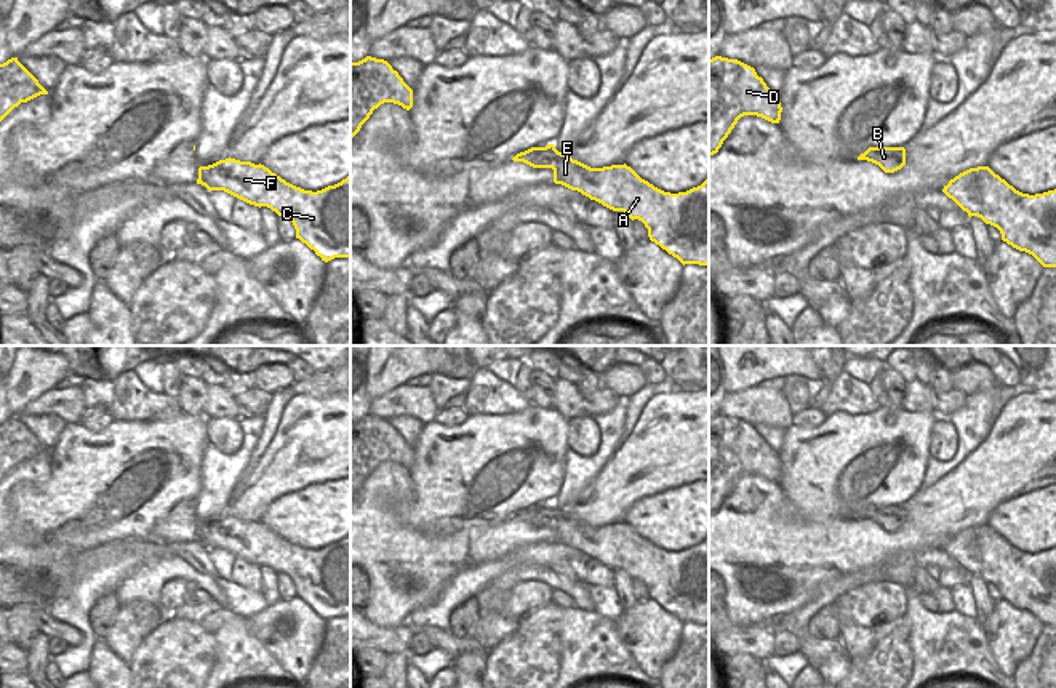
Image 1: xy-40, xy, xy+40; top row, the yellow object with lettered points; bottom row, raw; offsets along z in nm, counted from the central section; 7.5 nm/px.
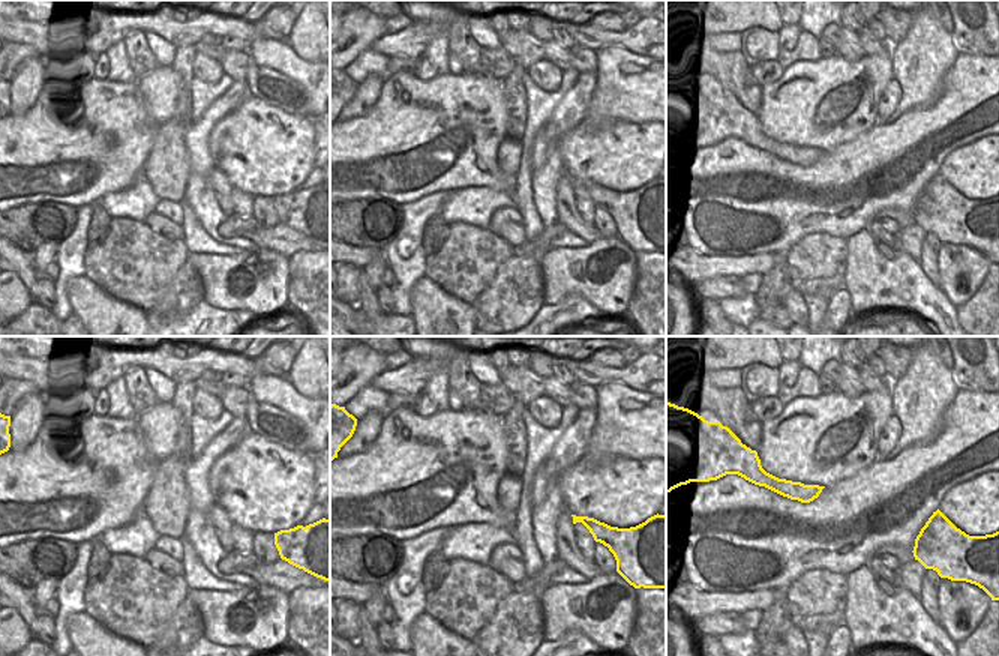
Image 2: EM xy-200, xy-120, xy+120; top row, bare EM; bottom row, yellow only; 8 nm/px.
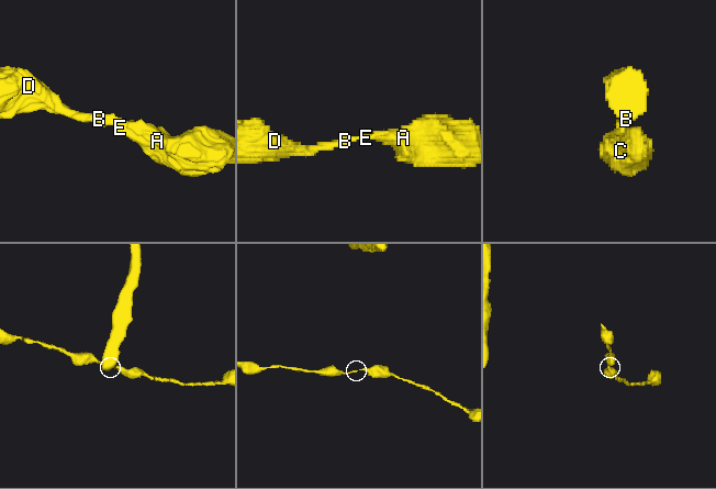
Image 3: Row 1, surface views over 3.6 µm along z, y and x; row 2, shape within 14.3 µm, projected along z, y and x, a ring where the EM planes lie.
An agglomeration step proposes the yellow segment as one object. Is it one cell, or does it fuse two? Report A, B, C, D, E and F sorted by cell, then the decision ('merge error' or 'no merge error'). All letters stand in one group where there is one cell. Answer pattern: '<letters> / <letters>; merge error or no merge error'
A B C D E F; no merge error

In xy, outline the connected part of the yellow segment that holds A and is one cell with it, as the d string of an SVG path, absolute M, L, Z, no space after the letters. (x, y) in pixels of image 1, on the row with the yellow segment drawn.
M554 144L531 147L517 154L514 162L523 162L533 168L552 168L554 182L602 203L613 211L624 211L632 221L638 219L648 229L651 242L685 264L709 264L709 179L686 192L664 192L642 179L630 166L611 165L590 168L568 154L562 154Z

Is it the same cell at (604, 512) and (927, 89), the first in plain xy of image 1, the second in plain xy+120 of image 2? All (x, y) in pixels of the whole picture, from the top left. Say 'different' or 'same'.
different

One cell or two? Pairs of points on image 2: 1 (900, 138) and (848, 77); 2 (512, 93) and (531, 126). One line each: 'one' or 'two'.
1: two
2: two

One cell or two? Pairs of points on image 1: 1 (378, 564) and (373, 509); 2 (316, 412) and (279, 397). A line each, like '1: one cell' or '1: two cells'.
1: one cell
2: two cells

